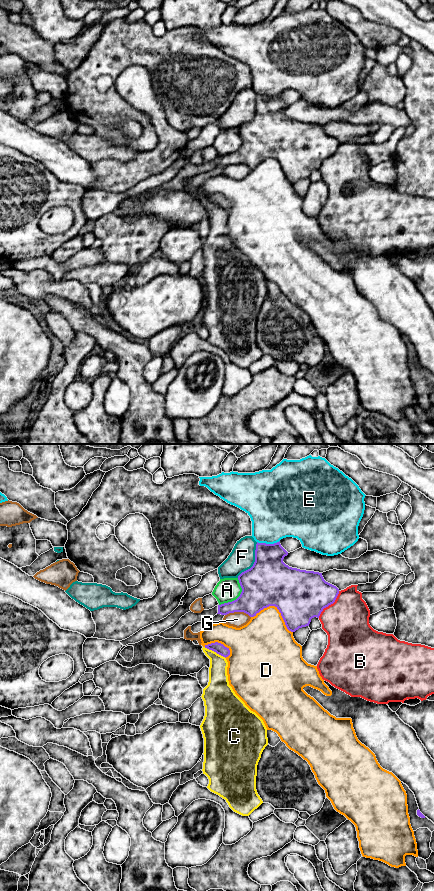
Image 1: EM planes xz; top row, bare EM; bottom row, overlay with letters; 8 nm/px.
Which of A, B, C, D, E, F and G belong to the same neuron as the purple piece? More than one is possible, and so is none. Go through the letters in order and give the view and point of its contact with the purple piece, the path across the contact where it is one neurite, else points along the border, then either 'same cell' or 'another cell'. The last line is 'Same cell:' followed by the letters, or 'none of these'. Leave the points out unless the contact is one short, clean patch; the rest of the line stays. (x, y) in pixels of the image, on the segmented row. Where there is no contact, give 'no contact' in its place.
A: contact xz (238, 597); another cell
B: contact xz (329, 604); another cell
C: contact xz (215, 651); another cell
D: contact xz (277, 608); another cell
E: contact xz (268, 544); another cell
F: contact xz (255, 561); another cell
G: contact xz (238, 611); another cell
Same cell: none of these

